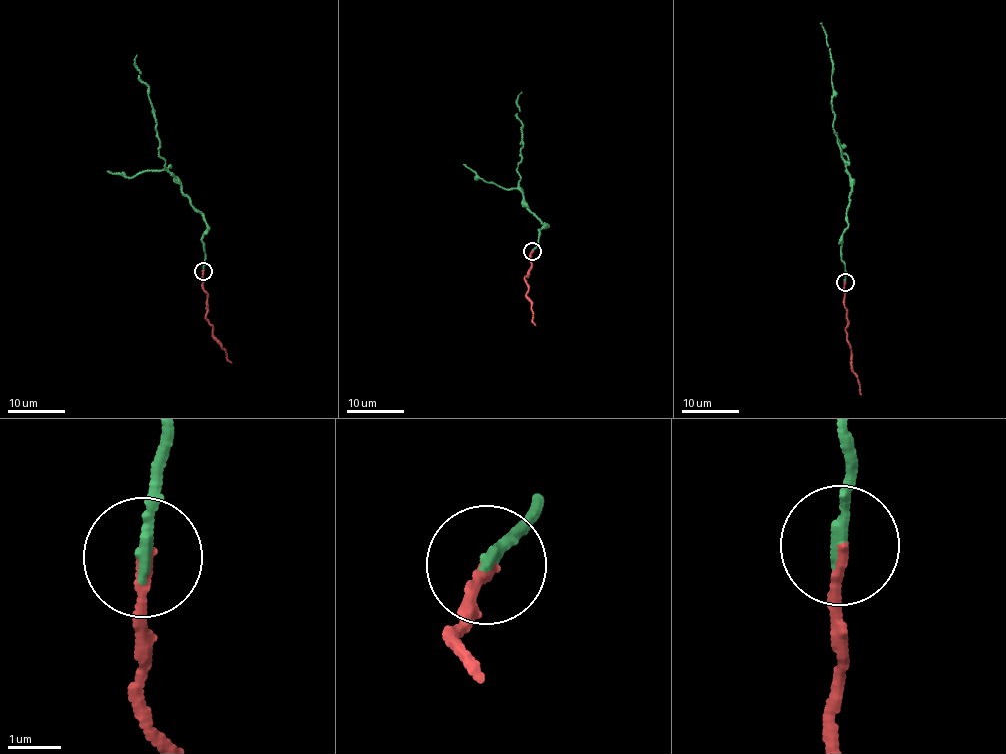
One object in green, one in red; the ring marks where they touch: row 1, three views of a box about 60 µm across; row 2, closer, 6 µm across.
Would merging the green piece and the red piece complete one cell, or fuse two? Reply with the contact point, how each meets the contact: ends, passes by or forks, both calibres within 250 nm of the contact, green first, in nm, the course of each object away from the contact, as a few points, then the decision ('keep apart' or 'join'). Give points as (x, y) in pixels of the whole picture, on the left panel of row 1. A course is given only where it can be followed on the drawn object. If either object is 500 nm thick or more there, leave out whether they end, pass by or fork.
at (203, 271); green ends there; red ends there; 220 nm thick on the green side, 200 nm on the other; green runs (203, 271), (202, 234), (207, 222), (159, 156), (156, 119), (148, 84), (138, 78), (137, 55); red runs (203, 271), (203, 289), (208, 294), (206, 319), (213, 326), (213, 338), (231, 362); join

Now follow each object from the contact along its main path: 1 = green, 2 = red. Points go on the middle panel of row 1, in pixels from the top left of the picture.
1: (532, 250), (541, 228), (547, 223), (528, 210), (518, 183), (524, 143), (523, 124), (516, 114), (522, 91)
2: (532, 250), (528, 261), (532, 266), (525, 278), (528, 289), (526, 297), (531, 304), (535, 325)

